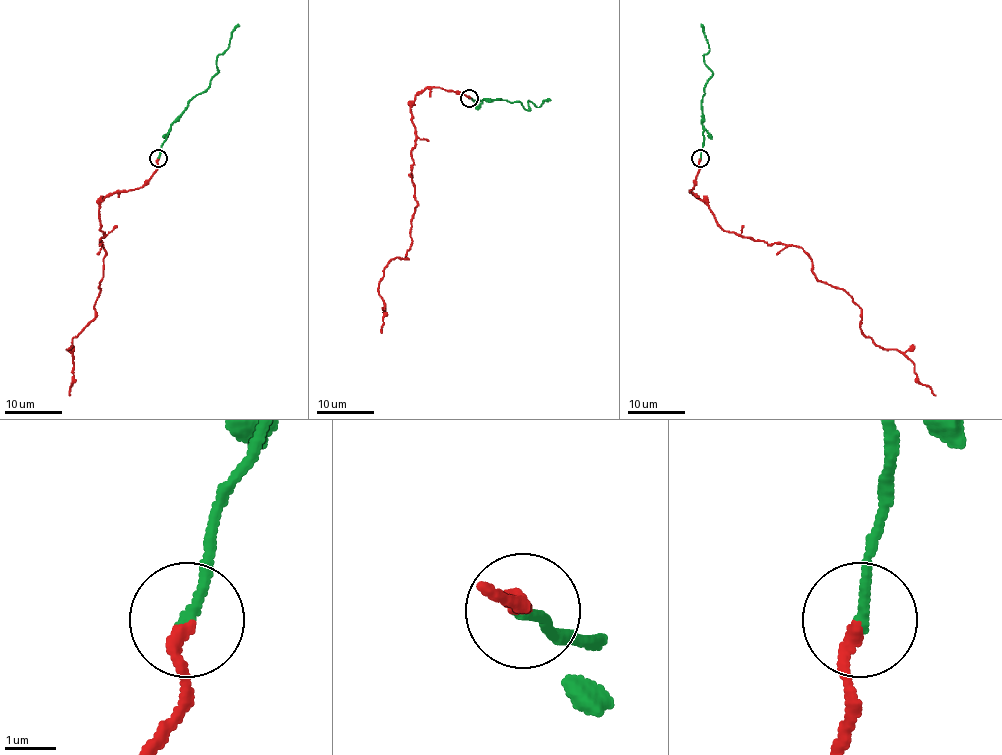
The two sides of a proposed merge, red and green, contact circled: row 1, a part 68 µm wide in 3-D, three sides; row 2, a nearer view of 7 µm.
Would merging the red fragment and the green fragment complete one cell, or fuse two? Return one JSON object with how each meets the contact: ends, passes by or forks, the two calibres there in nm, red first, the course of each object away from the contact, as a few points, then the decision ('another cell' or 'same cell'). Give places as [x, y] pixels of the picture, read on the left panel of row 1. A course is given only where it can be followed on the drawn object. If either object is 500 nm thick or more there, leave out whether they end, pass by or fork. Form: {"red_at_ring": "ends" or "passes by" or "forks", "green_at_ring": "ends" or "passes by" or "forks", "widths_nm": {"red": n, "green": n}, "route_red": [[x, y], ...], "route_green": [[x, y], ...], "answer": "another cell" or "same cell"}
{"red_at_ring": "ends", "green_at_ring": "ends", "widths_nm": {"red": 260, "green": 220}, "route_red": [[158, 158], [141, 187], [114, 192], [99, 203], [104, 276], [95, 317], [68, 350], [69, 396]], "route_green": [[158, 158], [170, 125], [187, 104], [207, 88], [216, 74], [216, 58], [227, 48], [237, 23]], "answer": "same cell"}

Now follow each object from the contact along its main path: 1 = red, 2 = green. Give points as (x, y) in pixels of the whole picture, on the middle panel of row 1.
1: (470, 97), (425, 87), (411, 103), (412, 241), (406, 258), (396, 257), (383, 270), (381, 333)
2: (470, 97), (473, 100), (519, 102), (527, 110), (527, 102), (539, 107), (549, 99)

